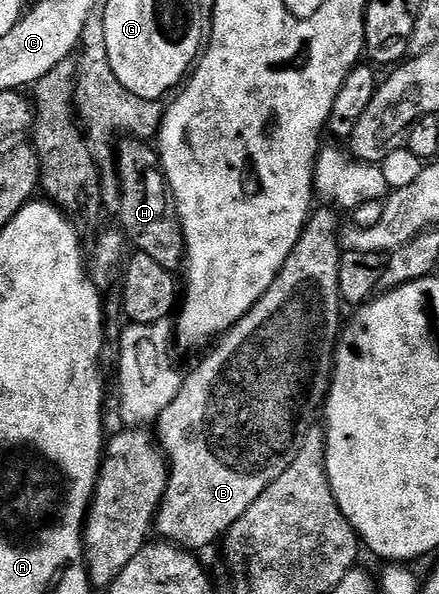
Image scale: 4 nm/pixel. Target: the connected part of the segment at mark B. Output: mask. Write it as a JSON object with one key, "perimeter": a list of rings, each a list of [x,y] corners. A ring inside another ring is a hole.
{"perimeter":[[[322,207],[319,210],[319,213],[317,210],[307,220],[306,226],[302,228],[302,234],[296,243],[296,247],[292,247],[284,267],[272,283],[272,287],[268,287],[268,291],[264,291],[262,298],[231,329],[227,329],[221,337],[217,338],[216,344],[209,350],[211,353],[191,373],[187,372],[185,374],[180,391],[168,403],[168,407],[164,407],[164,411],[158,417],[156,441],[163,454],[168,458],[166,490],[158,503],[156,512],[156,533],[158,531],[159,535],[162,536],[159,538],[163,542],[187,551],[199,551],[198,549],[204,548],[205,545],[212,544],[217,537],[218,540],[225,538],[227,531],[232,527],[232,523],[236,523],[236,519],[240,519],[240,515],[244,515],[244,511],[248,511],[248,507],[252,507],[252,503],[256,503],[256,499],[279,477],[288,464],[288,454],[291,452],[290,444],[294,441],[294,424],[298,421],[298,412],[302,409],[302,400],[305,399],[306,392],[313,387],[314,380],[318,377],[318,360],[322,357],[322,336],[326,333],[326,308],[330,305],[330,296],[333,298],[338,288],[340,239],[337,233],[340,229],[340,224],[338,225],[339,214],[330,207]]]}

